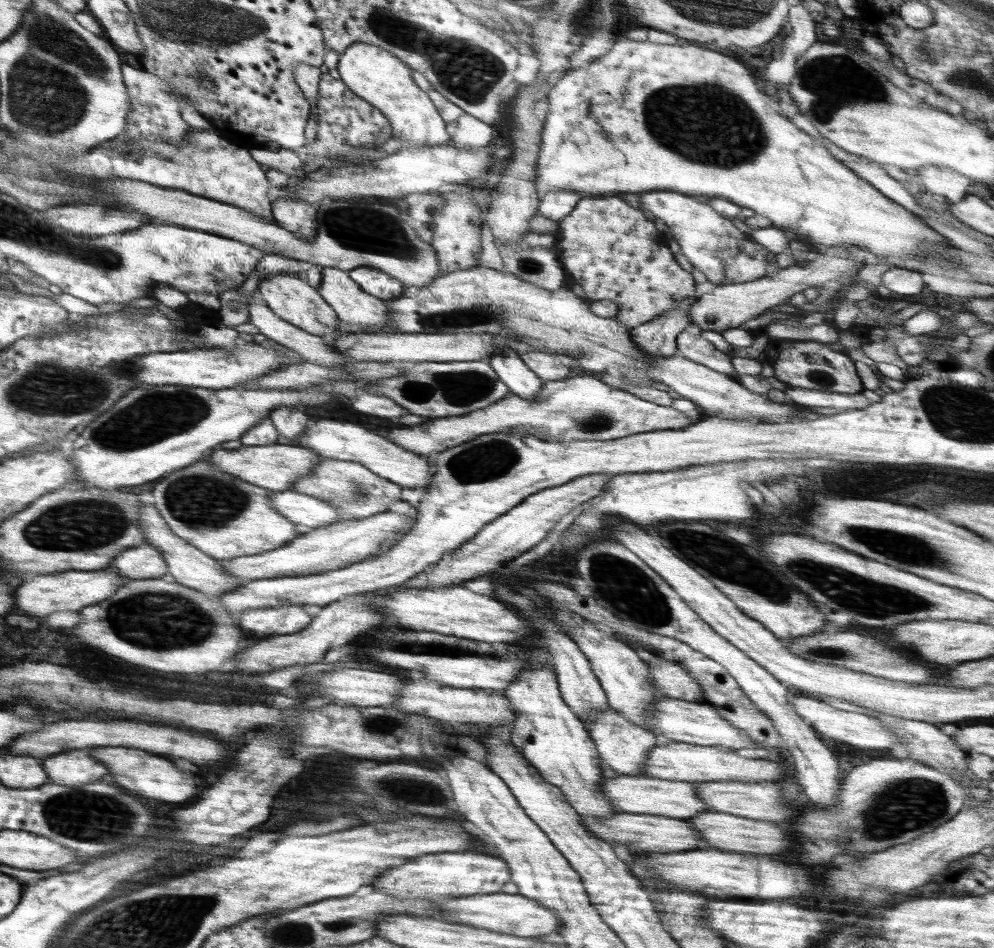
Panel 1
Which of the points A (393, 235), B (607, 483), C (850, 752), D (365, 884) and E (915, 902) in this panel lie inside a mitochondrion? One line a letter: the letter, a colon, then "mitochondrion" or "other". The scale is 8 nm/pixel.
A: mitochondrion
B: other
C: other
D: other
E: other

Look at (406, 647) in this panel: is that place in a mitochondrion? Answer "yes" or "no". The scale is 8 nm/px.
no

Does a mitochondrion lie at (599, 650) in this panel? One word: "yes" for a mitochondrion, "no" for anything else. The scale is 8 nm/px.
no

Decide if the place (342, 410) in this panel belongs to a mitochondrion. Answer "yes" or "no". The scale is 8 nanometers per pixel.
no

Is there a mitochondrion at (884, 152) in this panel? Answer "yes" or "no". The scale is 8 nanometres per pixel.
no

